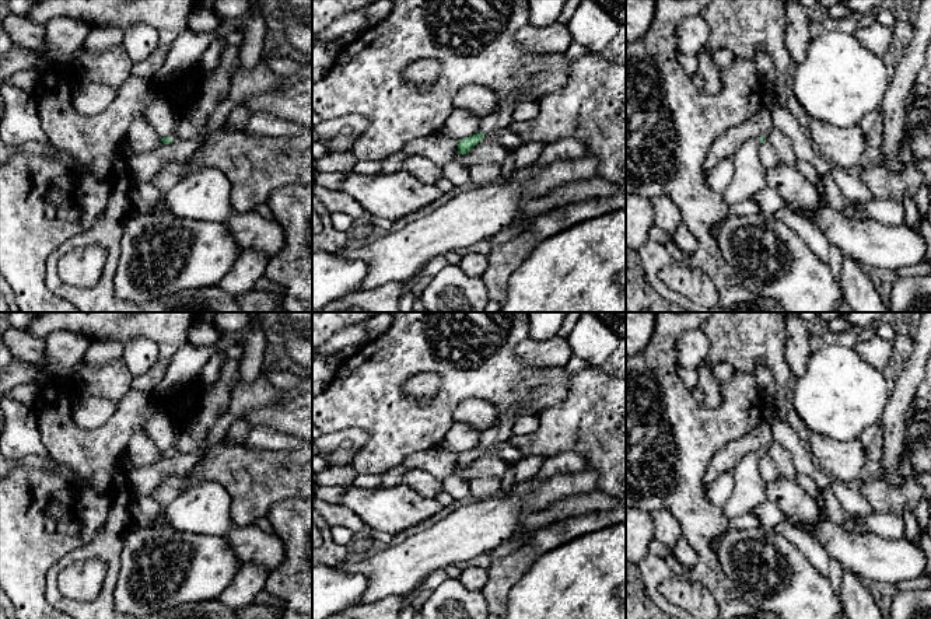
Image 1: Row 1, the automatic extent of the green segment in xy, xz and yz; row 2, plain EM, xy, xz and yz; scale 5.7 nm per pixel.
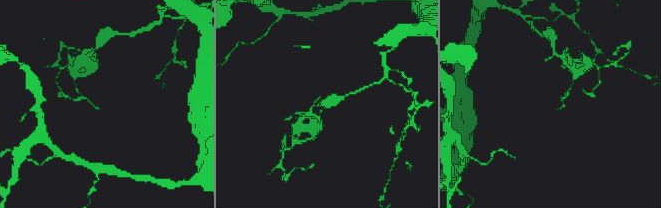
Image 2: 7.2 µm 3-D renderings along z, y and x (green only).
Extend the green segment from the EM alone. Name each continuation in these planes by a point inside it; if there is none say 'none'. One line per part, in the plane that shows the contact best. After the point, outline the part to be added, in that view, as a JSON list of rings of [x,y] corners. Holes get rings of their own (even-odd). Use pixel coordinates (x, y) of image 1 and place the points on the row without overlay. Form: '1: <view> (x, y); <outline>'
1: xz (501, 432); [[[518,408],[510,409],[507,413],[500,415],[493,427],[489,427],[479,433],[479,444],[484,448],[490,448],[498,443],[507,443],[512,437],[512,424],[517,420]]]

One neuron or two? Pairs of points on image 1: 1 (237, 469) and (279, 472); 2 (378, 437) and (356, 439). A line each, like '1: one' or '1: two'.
1: one
2: two

